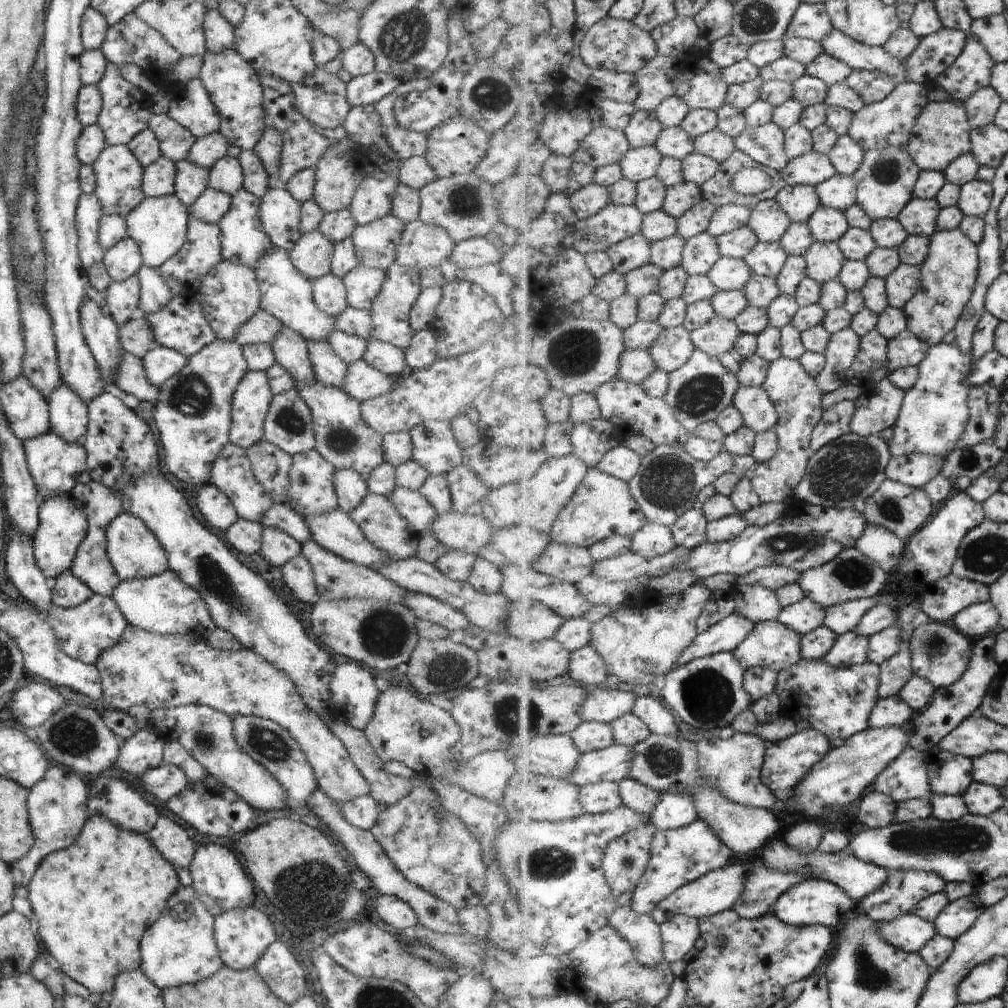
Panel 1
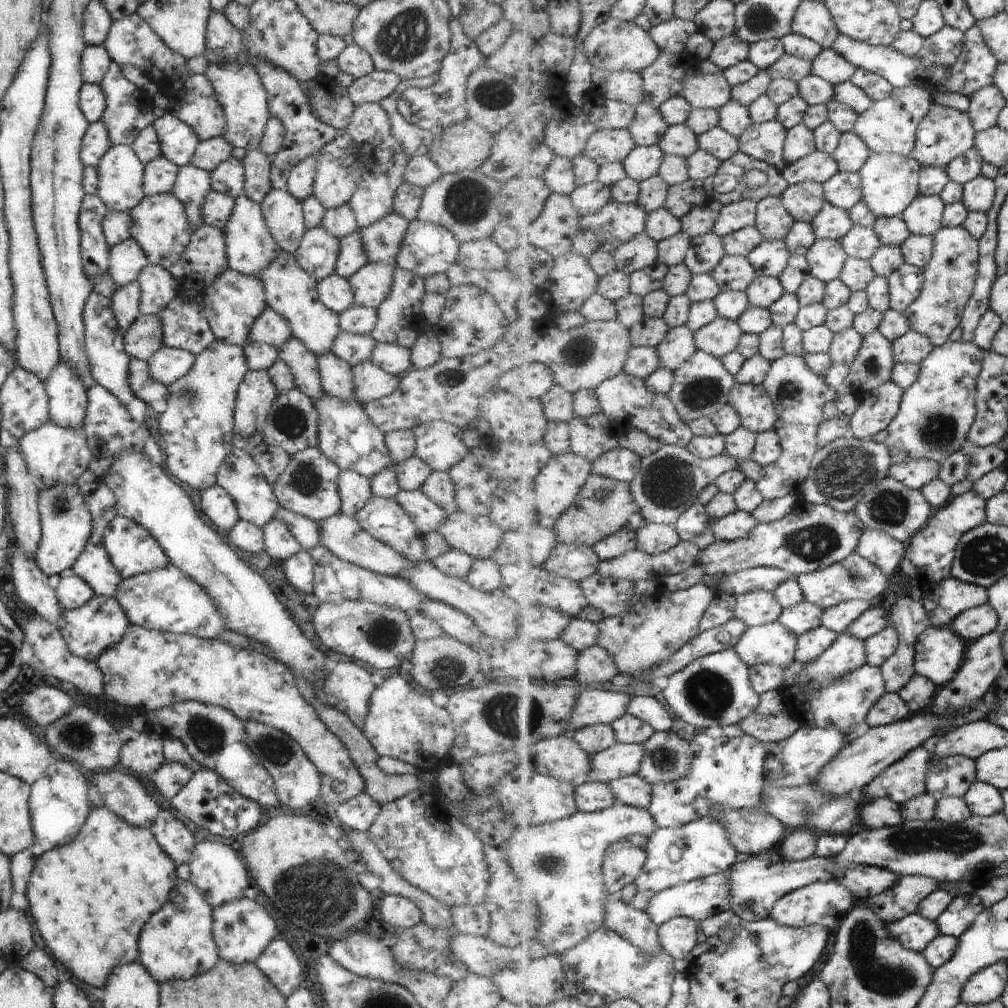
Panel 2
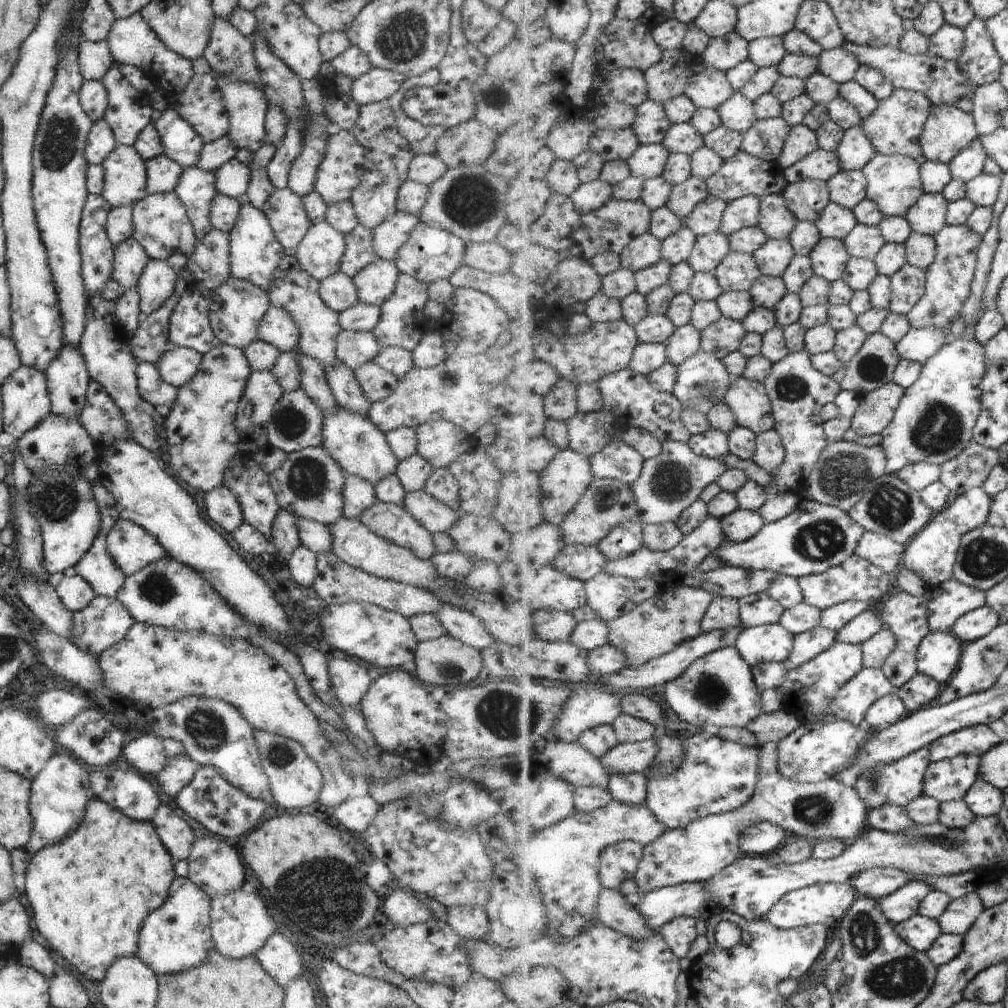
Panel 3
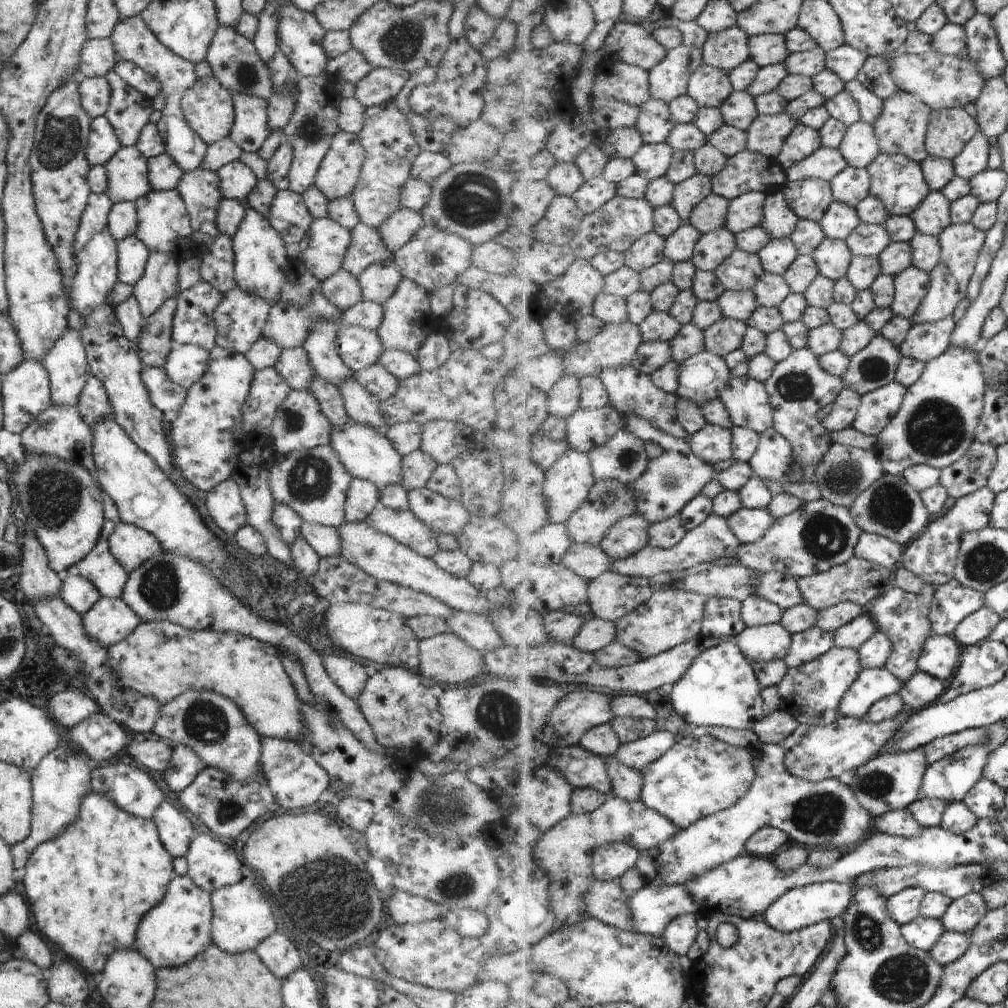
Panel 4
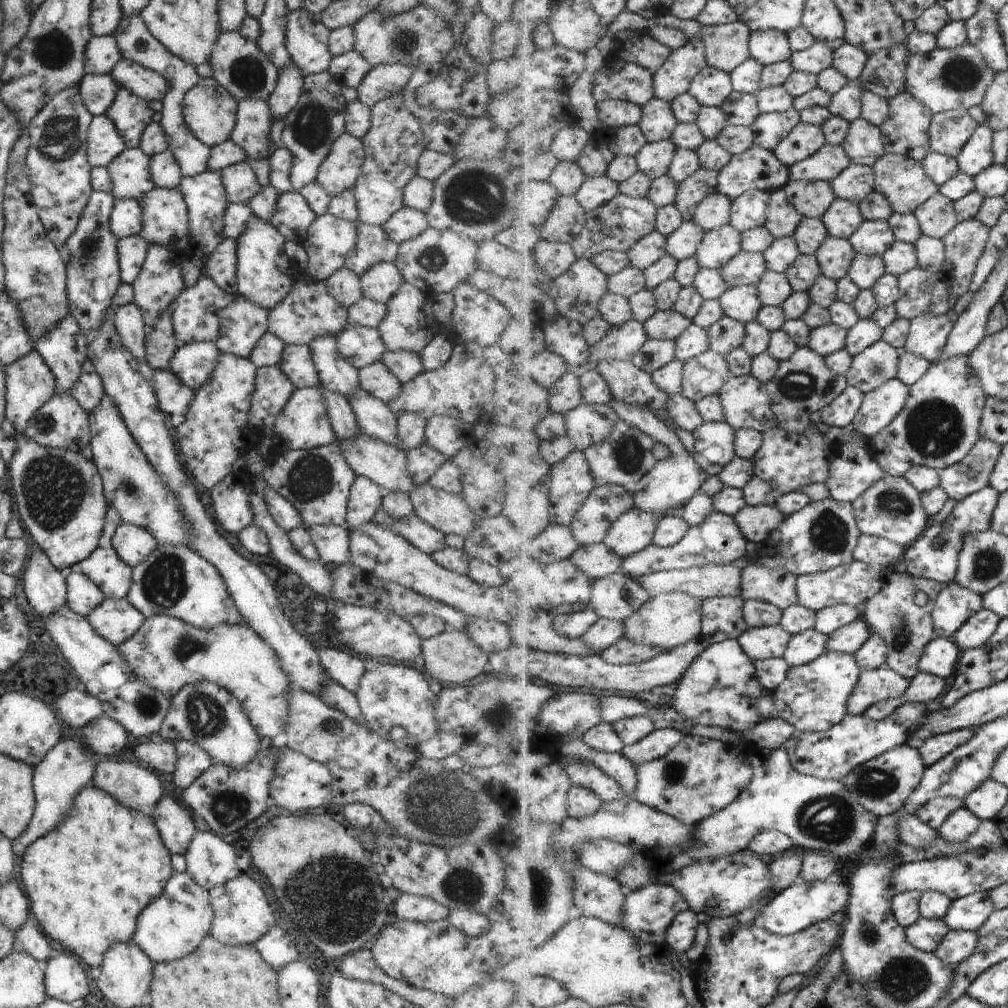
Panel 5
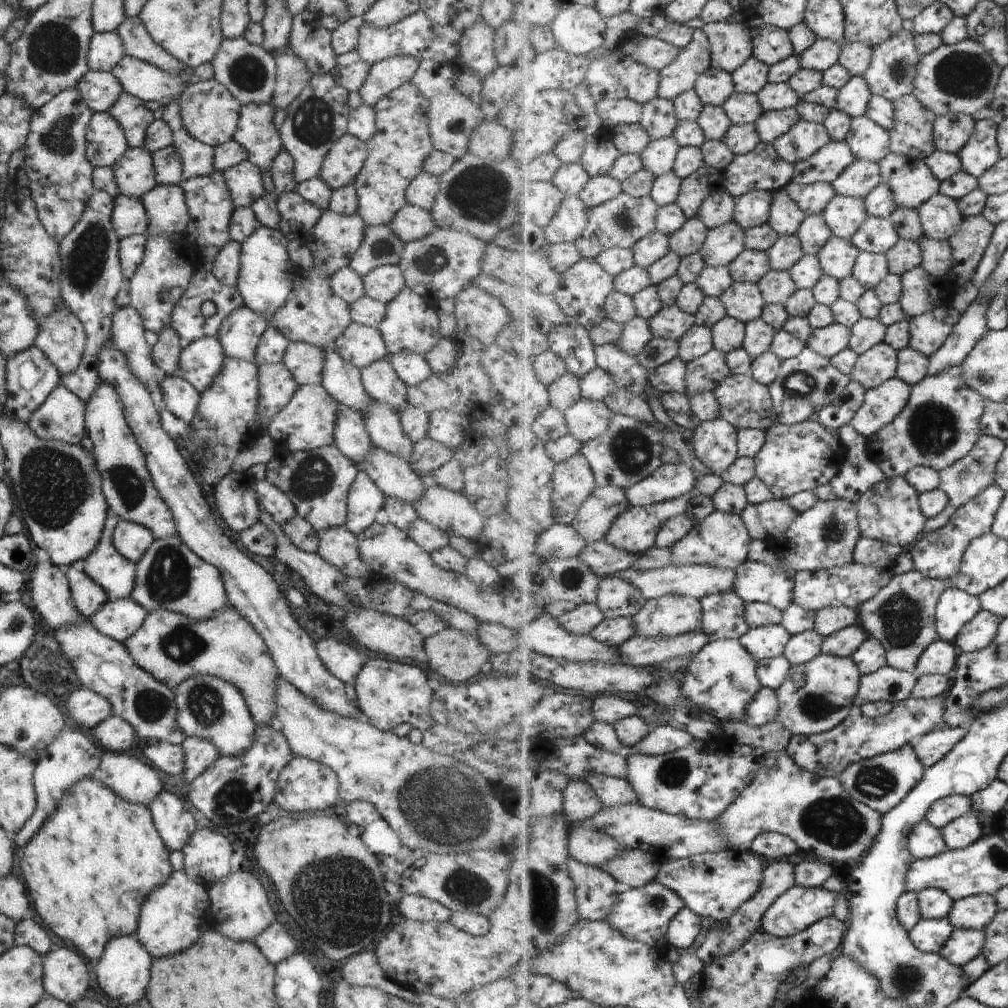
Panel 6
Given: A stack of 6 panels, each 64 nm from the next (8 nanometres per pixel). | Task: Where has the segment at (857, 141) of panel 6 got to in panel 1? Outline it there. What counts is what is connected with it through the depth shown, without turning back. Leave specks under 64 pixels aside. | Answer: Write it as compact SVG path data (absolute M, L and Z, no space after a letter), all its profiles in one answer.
M849 134L840 141L828 155L839 175L855 175L863 165L866 152Z

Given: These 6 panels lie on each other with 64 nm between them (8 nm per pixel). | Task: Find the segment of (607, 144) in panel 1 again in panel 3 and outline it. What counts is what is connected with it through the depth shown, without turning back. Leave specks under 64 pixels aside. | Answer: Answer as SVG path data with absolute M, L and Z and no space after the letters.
M607 128L597 129L597 132L591 137L589 149L600 154L606 163L616 160L629 160L639 145L639 138L632 128Z

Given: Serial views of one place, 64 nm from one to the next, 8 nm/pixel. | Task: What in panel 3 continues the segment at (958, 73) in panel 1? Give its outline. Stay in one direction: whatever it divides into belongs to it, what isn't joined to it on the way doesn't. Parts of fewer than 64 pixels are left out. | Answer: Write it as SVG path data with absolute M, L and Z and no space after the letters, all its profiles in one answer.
M977 18L964 28L965 46L958 61L961 70L969 75L973 88L999 81L1004 59L1001 58L993 38L989 36L988 21Z

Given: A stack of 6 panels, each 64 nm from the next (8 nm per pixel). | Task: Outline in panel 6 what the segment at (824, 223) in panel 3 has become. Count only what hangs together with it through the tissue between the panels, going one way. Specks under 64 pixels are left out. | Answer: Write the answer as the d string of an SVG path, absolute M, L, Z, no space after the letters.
M839 193L829 202L822 215L835 236L850 241L869 218L864 198L843 196Z

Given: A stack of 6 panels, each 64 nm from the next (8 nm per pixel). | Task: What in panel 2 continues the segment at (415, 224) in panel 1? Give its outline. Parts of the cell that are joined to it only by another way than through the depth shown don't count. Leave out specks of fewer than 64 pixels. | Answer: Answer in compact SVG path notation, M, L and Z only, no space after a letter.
M414 219L409 221L402 244L394 259L394 266L421 280L437 274L445 274L454 263L457 264L459 246L460 243L447 230Z

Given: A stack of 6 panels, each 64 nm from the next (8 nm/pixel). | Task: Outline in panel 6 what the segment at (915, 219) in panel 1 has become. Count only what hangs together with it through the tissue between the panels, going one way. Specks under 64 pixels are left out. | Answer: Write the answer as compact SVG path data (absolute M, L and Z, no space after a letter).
M941 192L930 198L917 209L926 237L938 241L949 241L964 222L960 201L945 196Z

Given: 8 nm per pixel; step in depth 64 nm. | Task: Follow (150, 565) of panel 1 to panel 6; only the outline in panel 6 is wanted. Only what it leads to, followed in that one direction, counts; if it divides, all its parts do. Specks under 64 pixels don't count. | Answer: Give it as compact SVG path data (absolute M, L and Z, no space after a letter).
M119 520L112 532L112 545L121 558L135 564L153 542L153 535L140 524Z

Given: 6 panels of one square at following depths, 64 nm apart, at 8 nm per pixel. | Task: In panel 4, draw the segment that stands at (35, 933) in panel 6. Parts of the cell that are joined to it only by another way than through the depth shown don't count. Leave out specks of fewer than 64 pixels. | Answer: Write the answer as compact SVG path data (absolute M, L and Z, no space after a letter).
M27 929L21 936L17 936L12 943L12 957L17 960L33 962L39 970L46 971L53 964L53 954L43 937Z

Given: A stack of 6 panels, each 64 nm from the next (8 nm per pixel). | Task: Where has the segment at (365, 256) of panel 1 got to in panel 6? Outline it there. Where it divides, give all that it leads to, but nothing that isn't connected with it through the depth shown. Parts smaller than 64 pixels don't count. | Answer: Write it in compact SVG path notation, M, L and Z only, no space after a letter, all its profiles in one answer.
M405 203L386 224L401 242L417 240L436 229L429 211Z

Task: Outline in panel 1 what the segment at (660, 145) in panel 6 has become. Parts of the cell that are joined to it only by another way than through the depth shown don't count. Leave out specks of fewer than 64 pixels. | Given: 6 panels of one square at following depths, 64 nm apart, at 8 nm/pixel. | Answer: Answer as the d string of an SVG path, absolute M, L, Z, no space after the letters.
M655 146L630 149L620 163L624 178L639 183L656 177L663 158Z

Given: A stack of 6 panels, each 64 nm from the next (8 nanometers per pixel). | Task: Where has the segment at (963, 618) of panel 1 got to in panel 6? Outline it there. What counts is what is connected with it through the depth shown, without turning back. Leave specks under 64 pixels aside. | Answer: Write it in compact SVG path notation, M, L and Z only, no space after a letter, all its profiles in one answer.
M981 609L972 621L969 621L955 640L955 645L962 653L974 653L987 648L997 636L1002 618Z

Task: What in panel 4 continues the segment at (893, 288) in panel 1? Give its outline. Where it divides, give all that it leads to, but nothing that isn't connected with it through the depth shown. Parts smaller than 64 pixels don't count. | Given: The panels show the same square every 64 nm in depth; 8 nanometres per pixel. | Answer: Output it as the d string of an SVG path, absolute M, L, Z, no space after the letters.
M914 264L895 276L895 300L891 306L894 316L913 321L915 310L929 292L931 276Z

